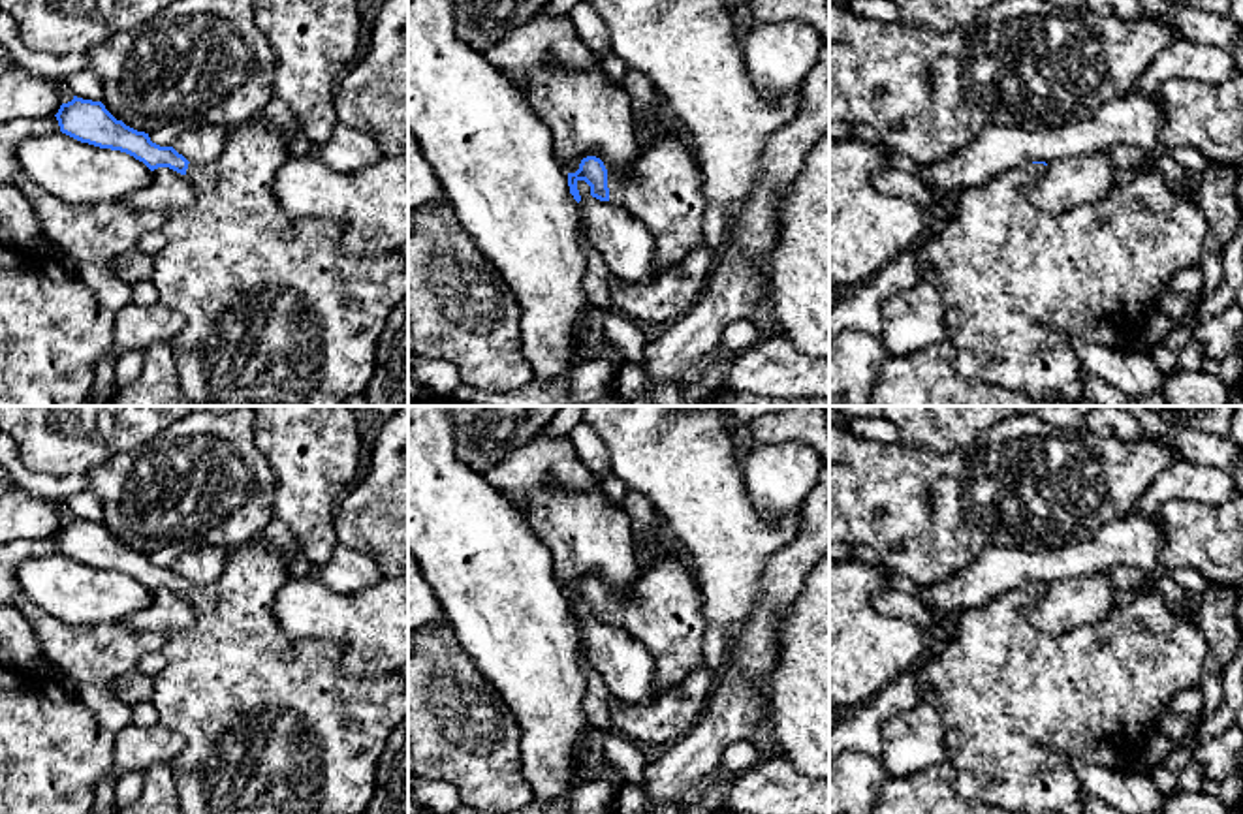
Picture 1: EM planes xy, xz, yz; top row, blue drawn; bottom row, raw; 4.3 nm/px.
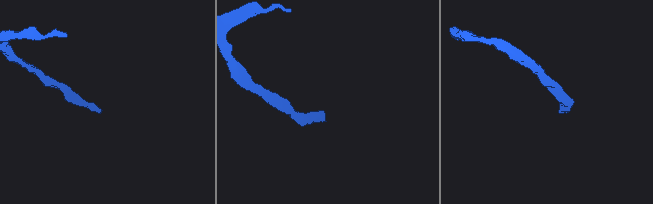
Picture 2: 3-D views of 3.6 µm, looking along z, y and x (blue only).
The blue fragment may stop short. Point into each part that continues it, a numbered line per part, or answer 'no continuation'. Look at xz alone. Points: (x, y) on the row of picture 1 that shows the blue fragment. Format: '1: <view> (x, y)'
1: xz (662, 188)

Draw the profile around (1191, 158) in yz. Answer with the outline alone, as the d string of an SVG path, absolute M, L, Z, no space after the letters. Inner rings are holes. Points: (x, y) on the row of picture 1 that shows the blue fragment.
M1190 145L1166 149L1166 152L1172 158L1175 158L1187 171L1198 177L1204 173L1204 169L1209 164L1207 158L1196 147Z

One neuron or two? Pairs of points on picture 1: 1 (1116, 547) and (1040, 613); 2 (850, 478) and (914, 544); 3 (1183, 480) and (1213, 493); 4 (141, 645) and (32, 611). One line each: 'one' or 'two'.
1: two
2: one
3: one
4: one

